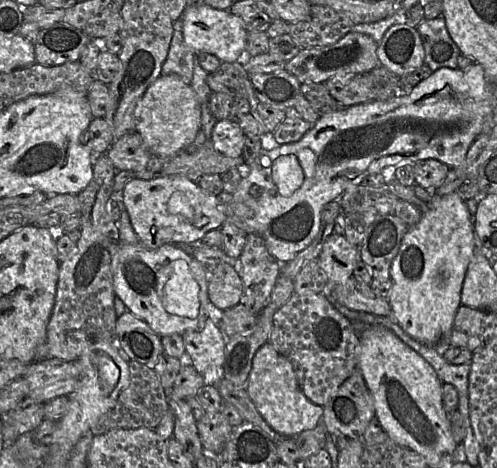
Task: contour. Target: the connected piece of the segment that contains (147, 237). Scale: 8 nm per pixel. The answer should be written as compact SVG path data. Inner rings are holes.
M184 176L148 180L135 178L124 187L122 193L140 243L149 249L201 240L207 232L220 229L227 220L223 203L226 195L209 194L202 190L196 181Z

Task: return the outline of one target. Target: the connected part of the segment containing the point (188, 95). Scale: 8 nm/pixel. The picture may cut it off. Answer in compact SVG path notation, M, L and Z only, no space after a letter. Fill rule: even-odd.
M161 75L145 91L134 111L134 131L142 136L151 156L170 156L185 150L201 125L201 107L191 85L177 75Z

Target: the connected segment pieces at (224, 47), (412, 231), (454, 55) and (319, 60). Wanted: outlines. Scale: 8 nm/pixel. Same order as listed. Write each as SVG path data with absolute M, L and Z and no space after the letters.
M204 3L189 4L182 18L184 42L196 54L209 53L224 63L242 62L247 56L248 31L242 19L230 11L218 10Z
M456 192L437 195L427 203L421 220L409 227L394 258L389 295L391 315L401 329L416 341L448 348L448 338L461 306L464 278L475 253L474 218Z
M443 17L424 20L417 30L424 47L425 64L433 72L440 68L458 68L461 52L452 40Z
M349 32L332 45L301 49L294 58L286 61L285 71L294 75L301 84L325 83L332 77L360 75L379 65L377 48L378 43L371 37Z

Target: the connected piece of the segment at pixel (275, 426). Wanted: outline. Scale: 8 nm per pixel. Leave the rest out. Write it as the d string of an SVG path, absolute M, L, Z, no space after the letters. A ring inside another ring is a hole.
M270 342L256 352L247 388L258 412L271 428L283 437L294 438L322 423L324 408L306 397L298 384L292 364Z

